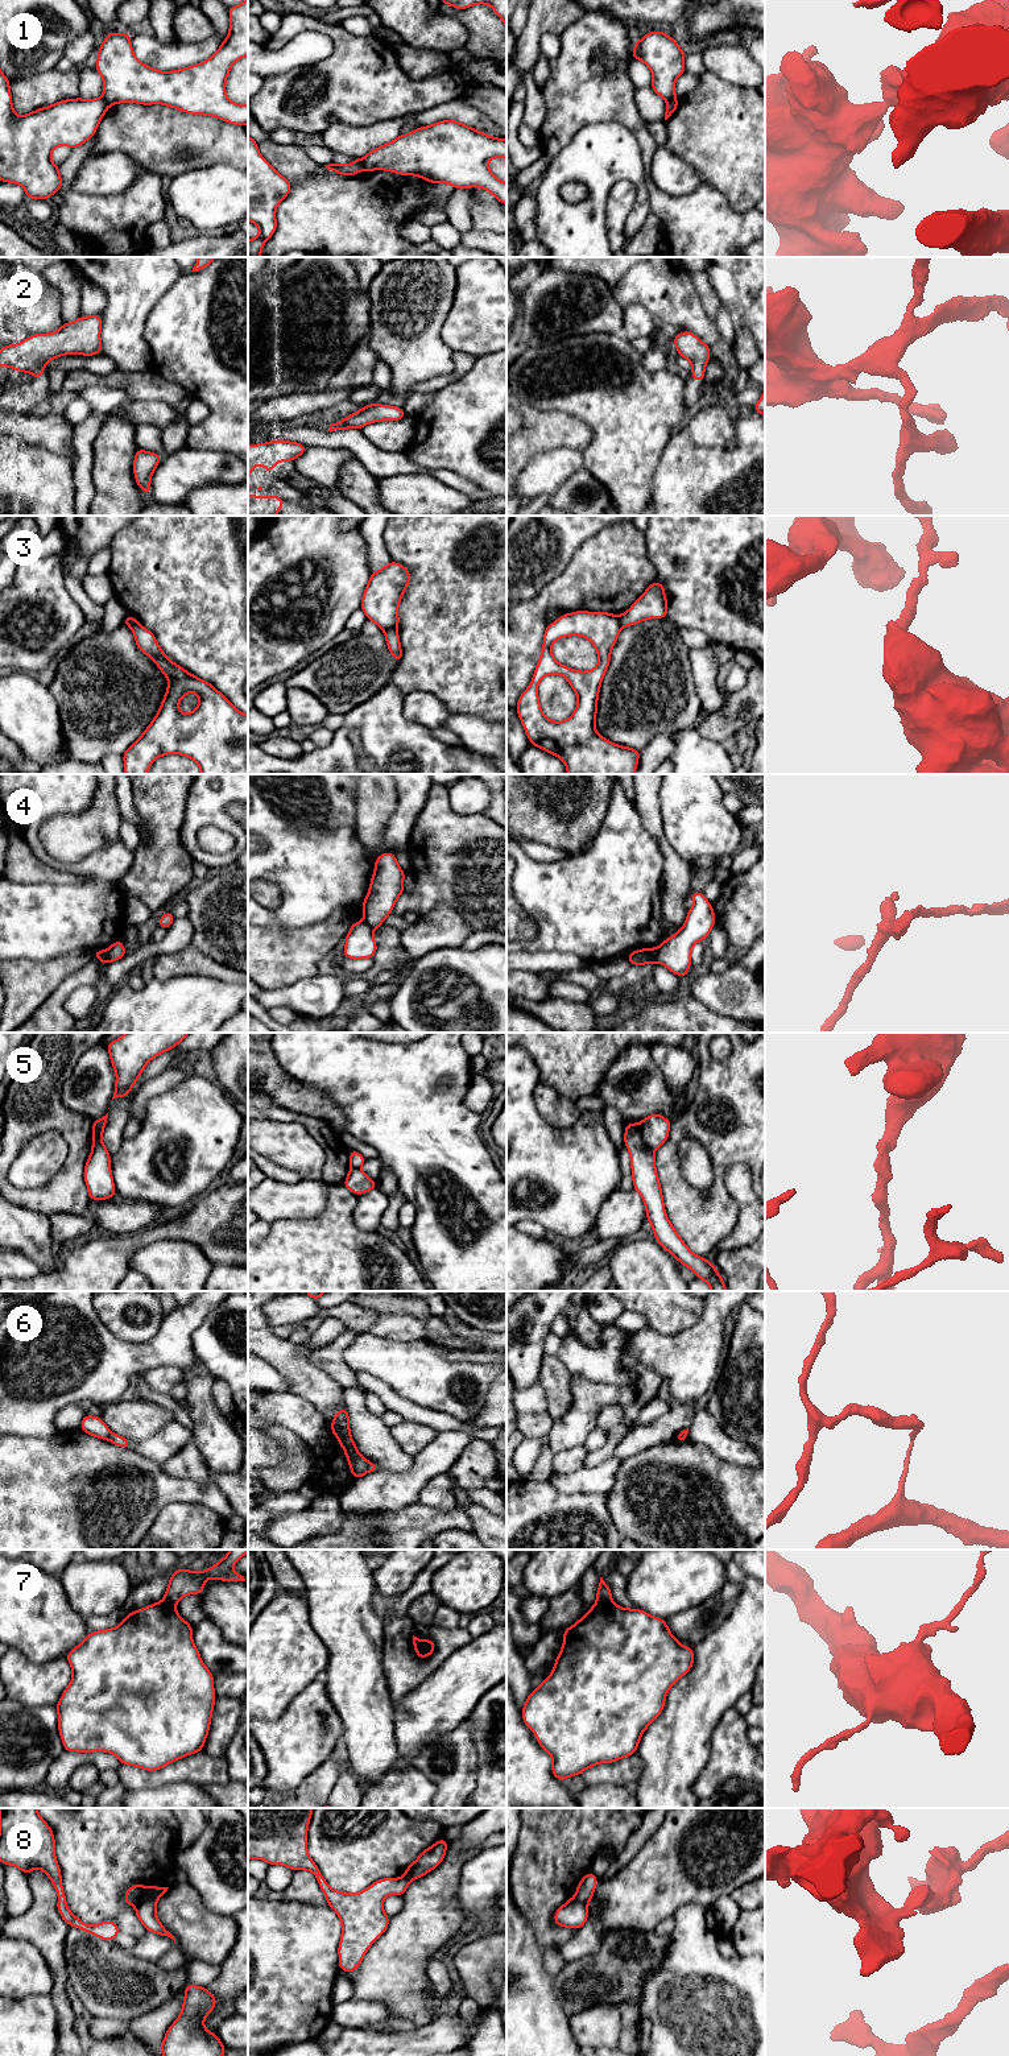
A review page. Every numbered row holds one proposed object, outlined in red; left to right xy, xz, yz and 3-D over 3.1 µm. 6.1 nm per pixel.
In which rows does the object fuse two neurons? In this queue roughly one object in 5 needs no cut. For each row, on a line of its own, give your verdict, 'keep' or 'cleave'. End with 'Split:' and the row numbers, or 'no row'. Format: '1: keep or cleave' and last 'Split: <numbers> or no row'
1: cleave
2: keep
3: cleave
4: cleave
5: cleave
6: cleave
7: cleave
8: cleave
Split: 1, 3, 4, 5, 6, 7, 8

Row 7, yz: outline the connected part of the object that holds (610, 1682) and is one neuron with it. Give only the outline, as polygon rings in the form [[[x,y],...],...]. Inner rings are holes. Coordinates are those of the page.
[[[612,1601],[592,1605],[578,1622],[563,1630],[563,1635],[551,1675],[529,1693],[521,1709],[525,1725],[551,1755],[551,1772],[561,1782],[599,1763],[612,1763],[637,1753],[642,1733],[663,1710],[669,1689],[694,1664],[694,1648],[677,1641],[666,1619],[636,1608],[624,1609]]]

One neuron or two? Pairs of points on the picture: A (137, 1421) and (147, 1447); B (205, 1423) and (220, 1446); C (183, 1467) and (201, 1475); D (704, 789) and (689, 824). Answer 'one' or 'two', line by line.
A: two
B: one
C: one
D: one

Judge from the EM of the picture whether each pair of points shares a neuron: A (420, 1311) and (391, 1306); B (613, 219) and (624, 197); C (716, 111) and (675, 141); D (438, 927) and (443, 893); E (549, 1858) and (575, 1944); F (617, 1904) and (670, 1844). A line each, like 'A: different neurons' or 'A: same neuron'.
A: same neuron
B: same neuron
C: same neuron
D: different neurons
E: different neurons
F: same neuron

